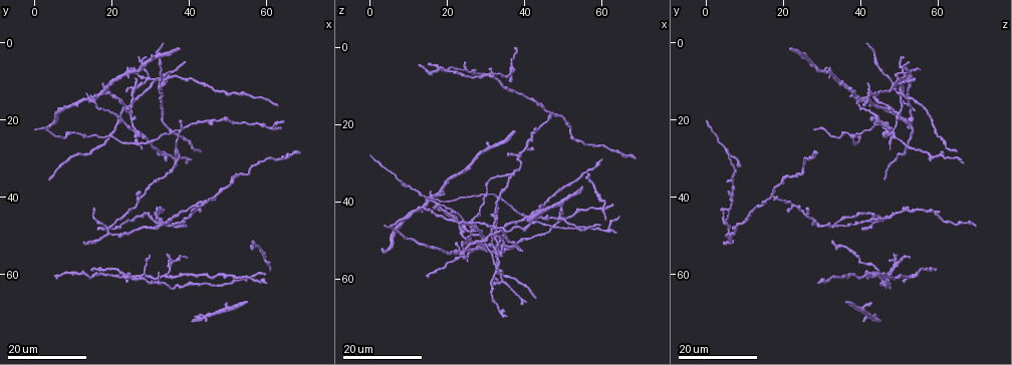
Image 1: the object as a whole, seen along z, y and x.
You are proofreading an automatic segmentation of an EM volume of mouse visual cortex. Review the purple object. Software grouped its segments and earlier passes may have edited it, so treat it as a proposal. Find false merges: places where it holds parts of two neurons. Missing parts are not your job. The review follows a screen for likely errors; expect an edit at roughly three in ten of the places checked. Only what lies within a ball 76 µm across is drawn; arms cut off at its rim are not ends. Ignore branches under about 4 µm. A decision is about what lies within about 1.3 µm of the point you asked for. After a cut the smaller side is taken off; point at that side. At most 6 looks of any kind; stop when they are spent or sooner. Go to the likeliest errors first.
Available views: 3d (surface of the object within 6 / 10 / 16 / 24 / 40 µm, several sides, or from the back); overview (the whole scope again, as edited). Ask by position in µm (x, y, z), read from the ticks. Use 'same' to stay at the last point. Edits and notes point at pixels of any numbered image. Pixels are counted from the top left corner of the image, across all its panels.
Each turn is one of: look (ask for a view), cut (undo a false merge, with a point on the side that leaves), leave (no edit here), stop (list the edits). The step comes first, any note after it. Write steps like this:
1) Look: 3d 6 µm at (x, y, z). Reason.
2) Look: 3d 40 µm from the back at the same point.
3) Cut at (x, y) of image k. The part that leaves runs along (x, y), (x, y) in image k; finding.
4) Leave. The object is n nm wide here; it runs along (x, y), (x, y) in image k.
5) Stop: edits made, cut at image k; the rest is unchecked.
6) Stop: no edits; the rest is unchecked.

Look: 3d 16 µm at (34.5, 57.5, 49.0). Two arms in line, one across.

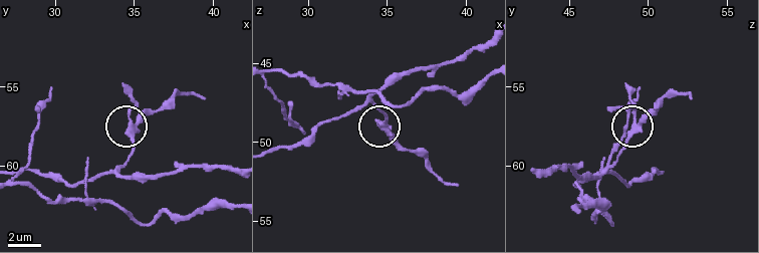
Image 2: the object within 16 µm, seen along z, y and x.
Look: 3d 10 µm at (35.0, 57.9, 49.1). Closer look.

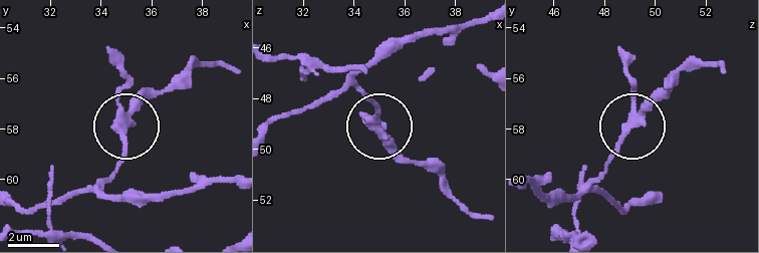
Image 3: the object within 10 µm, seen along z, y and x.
Leave. One neuron here.

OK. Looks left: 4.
Look: 3d 24 µm at (36.0, 28.5, 6.0). Two arms in line, one across.

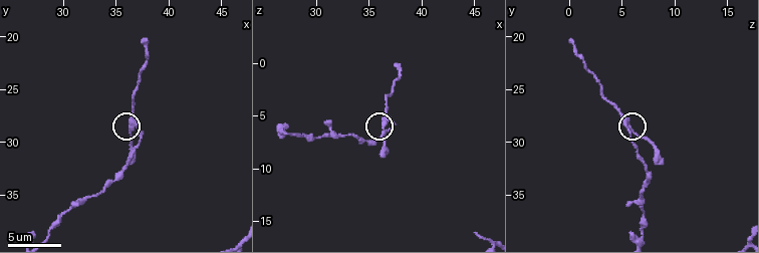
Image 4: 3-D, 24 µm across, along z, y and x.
Look: 3d 10 µm at (36.6, 28.6, 5.6).

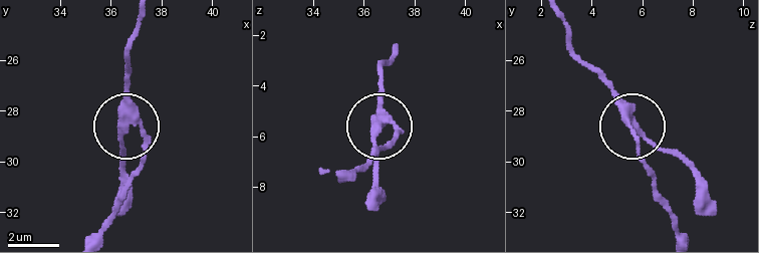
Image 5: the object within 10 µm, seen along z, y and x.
Leave. 3 arms meet here; it runs along (96, 232), (146, 148), (129, 128), (119, 141), (119, 178) in image 5; one neuron here.

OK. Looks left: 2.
Look: 3d 24 µm at (47.0, 39.5, 16.5). Thin arm on a thick one.

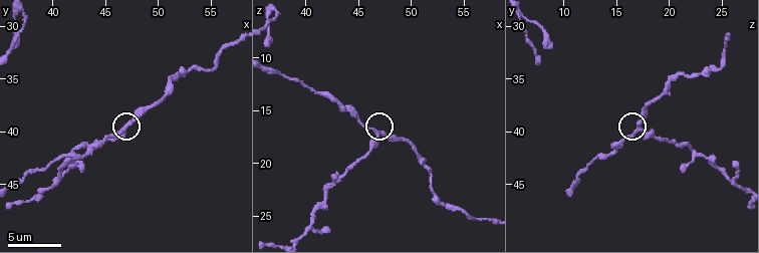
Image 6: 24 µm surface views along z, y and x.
Look: 3d 10 µm at (46.8, 39.8, 17.0).

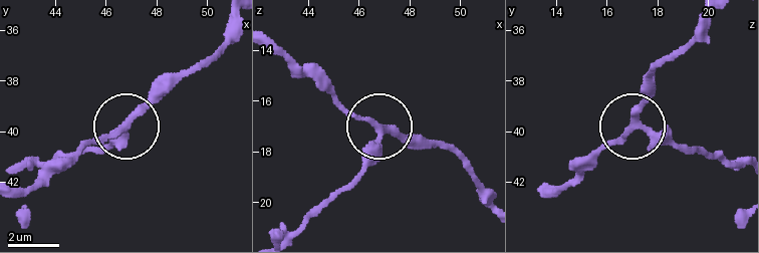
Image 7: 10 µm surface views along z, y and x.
Leave. 3 arms meet here; it runs along (30, 164), (105, 145), (171, 79) in image 7; continuous, no second neuron.

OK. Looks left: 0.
Stop: no edits; the rest is unchecked.

